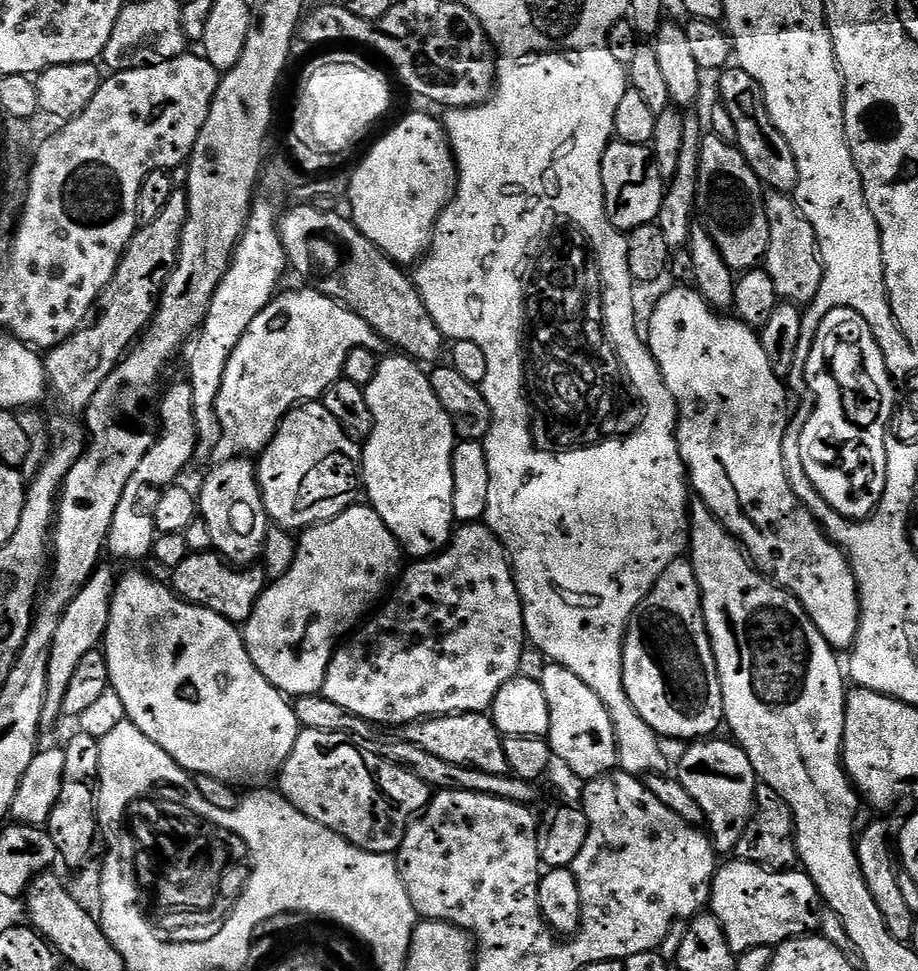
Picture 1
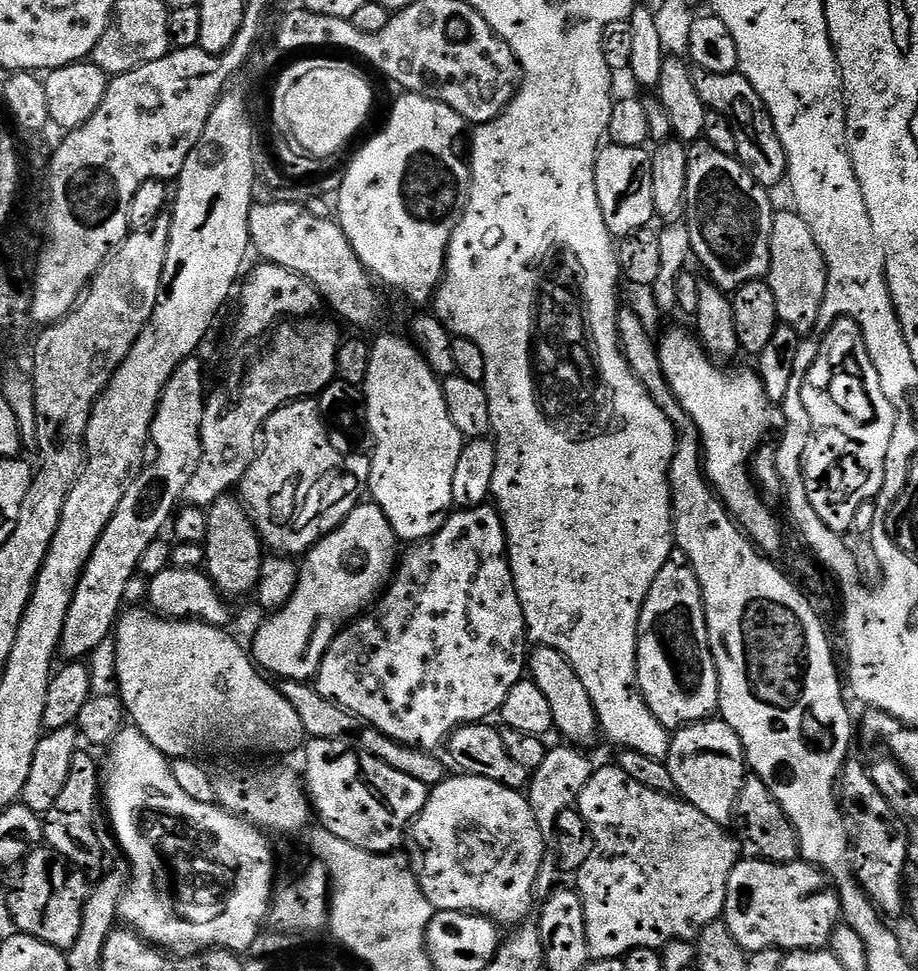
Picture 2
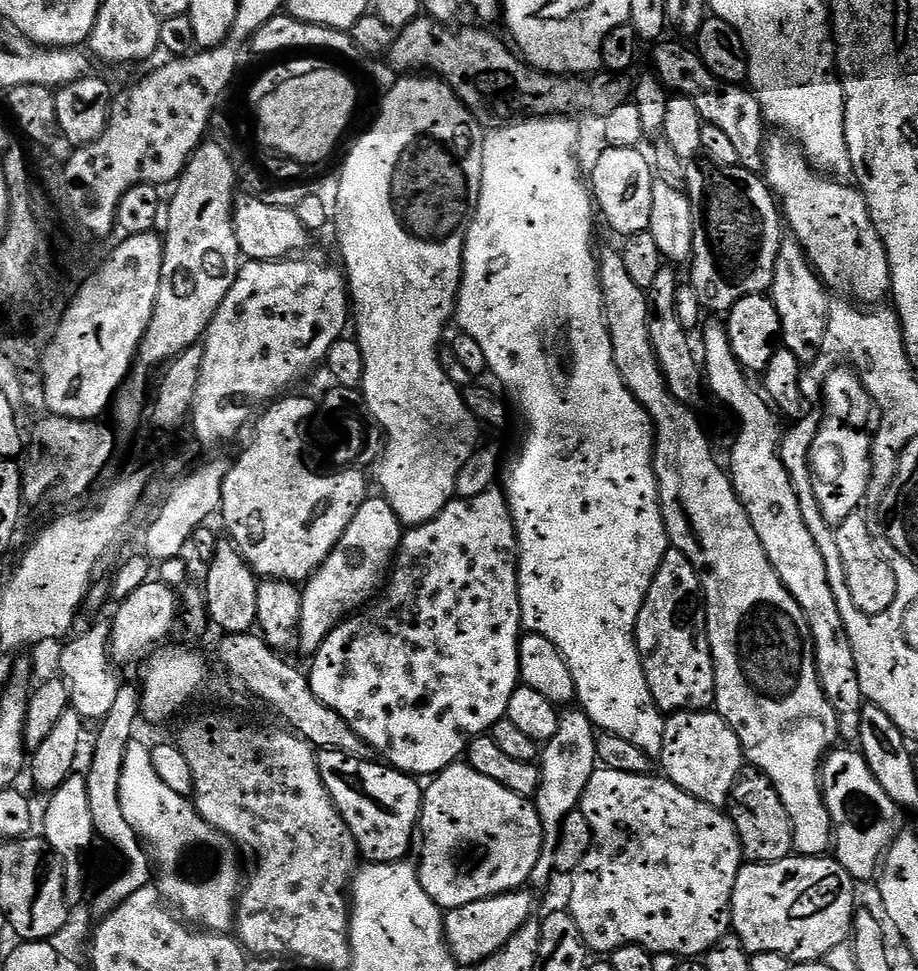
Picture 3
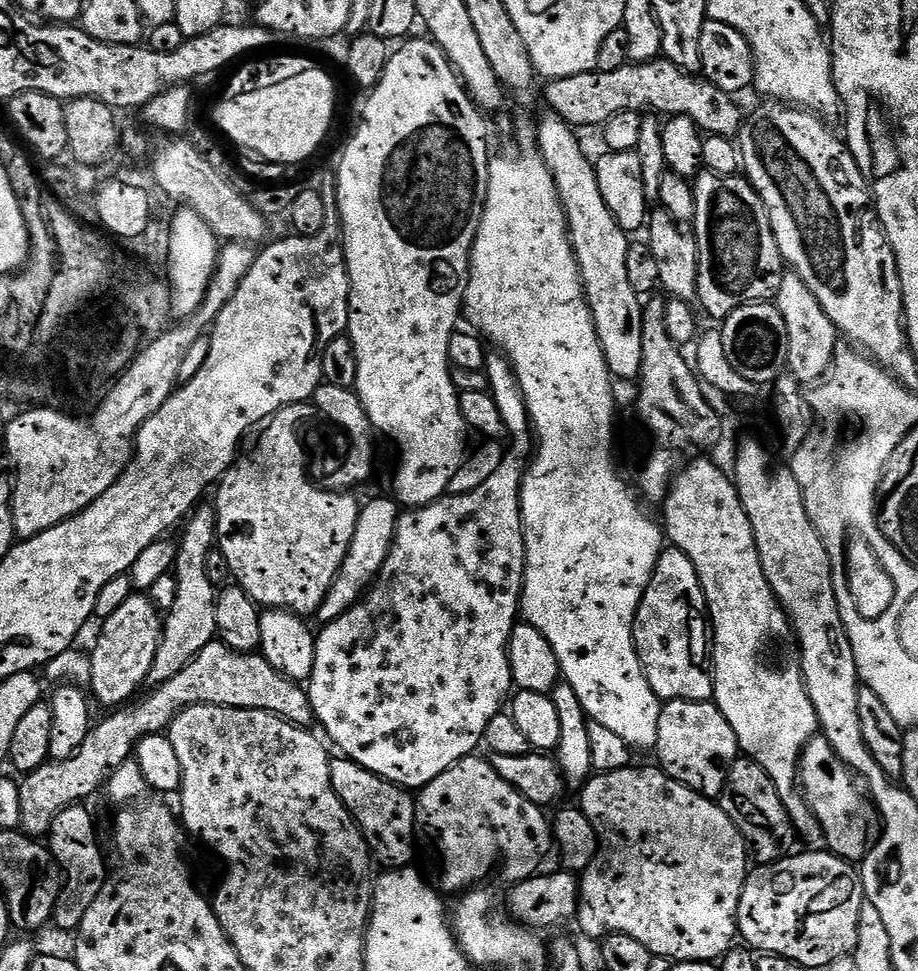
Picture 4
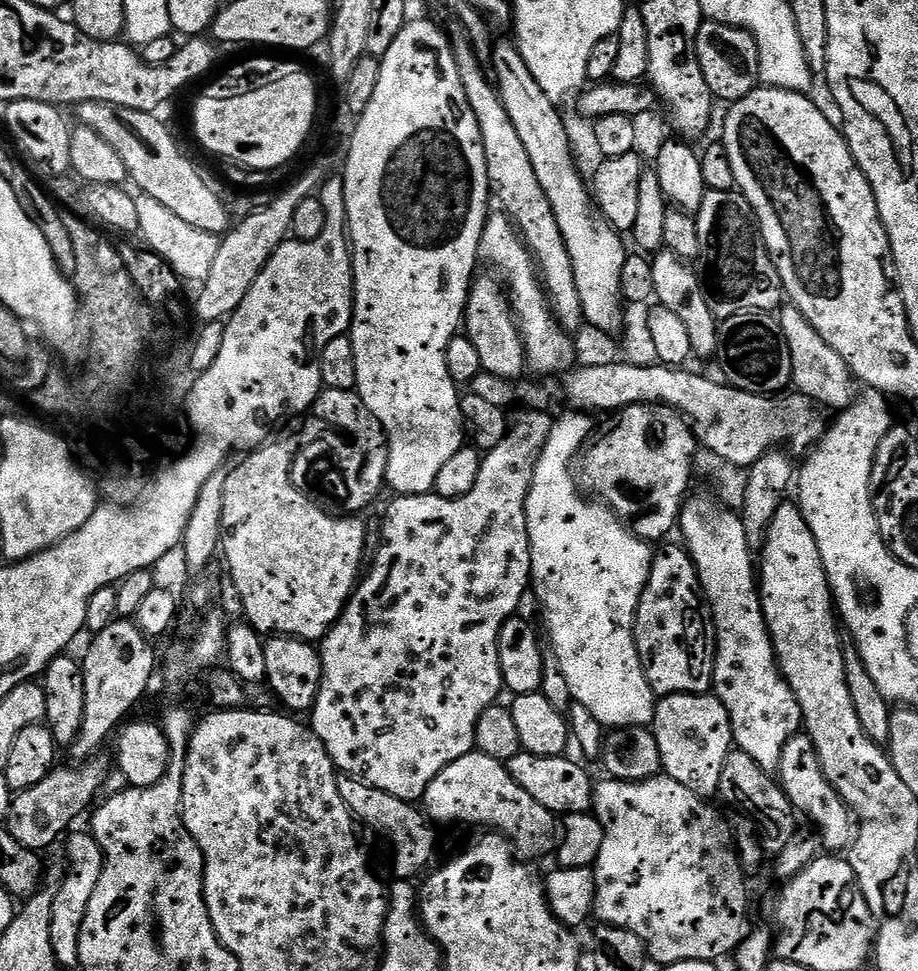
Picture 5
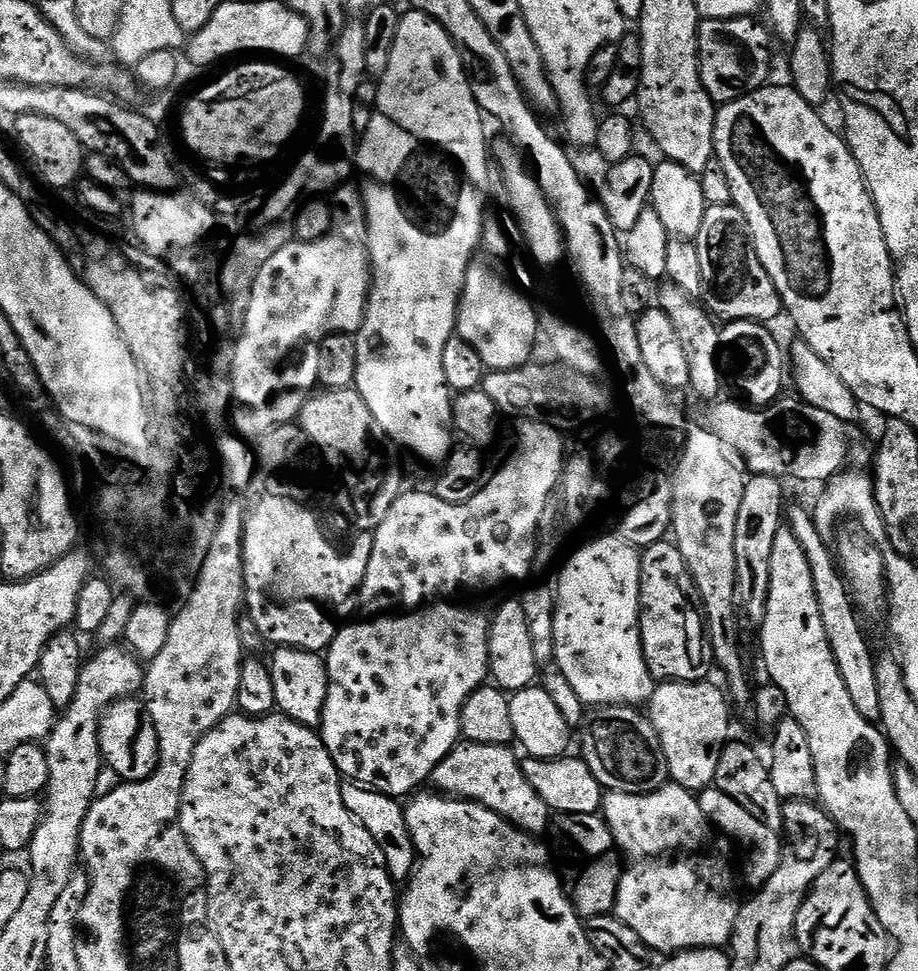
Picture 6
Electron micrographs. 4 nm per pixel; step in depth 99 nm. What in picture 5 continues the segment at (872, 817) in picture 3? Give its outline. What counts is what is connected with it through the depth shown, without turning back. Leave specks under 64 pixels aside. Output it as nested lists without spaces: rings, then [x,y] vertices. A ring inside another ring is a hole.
[[[807,734],[794,735],[786,742],[778,769],[778,783],[793,809],[800,814],[805,812],[816,823],[815,831],[829,853],[844,854],[851,849],[860,833],[860,822],[824,777],[816,747]]]

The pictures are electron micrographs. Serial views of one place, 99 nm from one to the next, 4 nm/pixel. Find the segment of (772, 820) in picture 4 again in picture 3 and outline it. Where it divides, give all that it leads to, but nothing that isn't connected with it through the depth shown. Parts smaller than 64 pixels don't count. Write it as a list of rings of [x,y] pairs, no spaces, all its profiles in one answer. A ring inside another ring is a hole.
[[[754,767],[741,771],[736,785],[732,788],[730,815],[732,823],[736,826],[745,861],[753,864],[769,864],[793,855],[794,830],[790,814],[786,814],[786,806],[782,806],[778,790],[770,782],[770,778],[766,778],[764,772]]]

